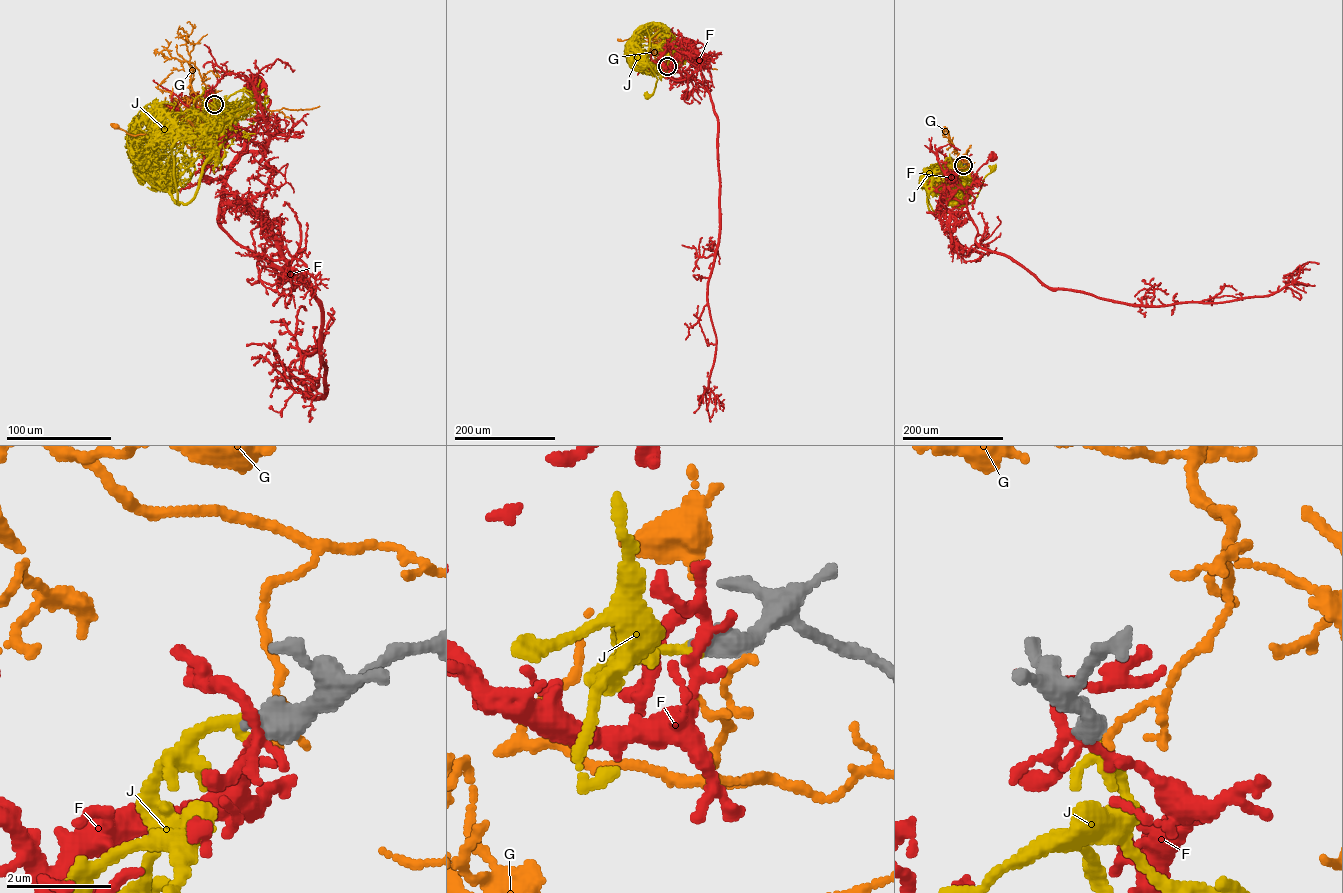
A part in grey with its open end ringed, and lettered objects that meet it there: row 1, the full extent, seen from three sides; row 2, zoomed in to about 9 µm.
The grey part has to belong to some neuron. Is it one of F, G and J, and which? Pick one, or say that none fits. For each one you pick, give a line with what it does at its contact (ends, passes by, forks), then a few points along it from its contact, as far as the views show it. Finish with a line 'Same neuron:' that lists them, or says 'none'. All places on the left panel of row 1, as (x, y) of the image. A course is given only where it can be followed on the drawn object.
J: it ends | via (215, 104), (223, 125), (207, 136), (202, 153), (170, 192), (183, 186), (194, 170), (191, 129), (174, 110)
Same neuron: J

